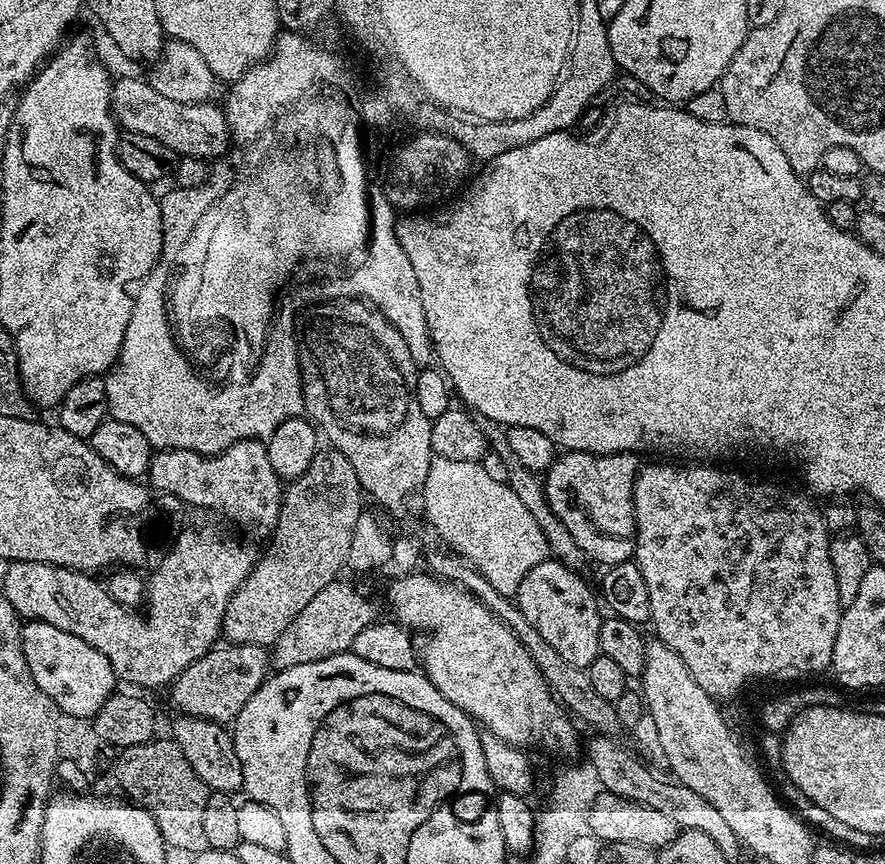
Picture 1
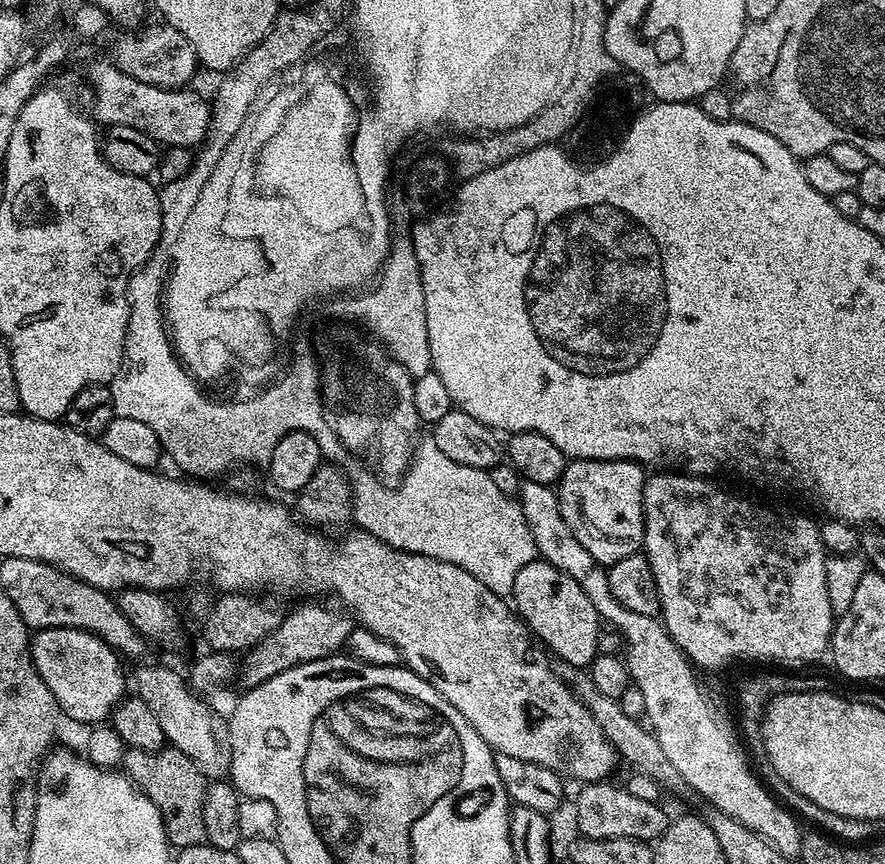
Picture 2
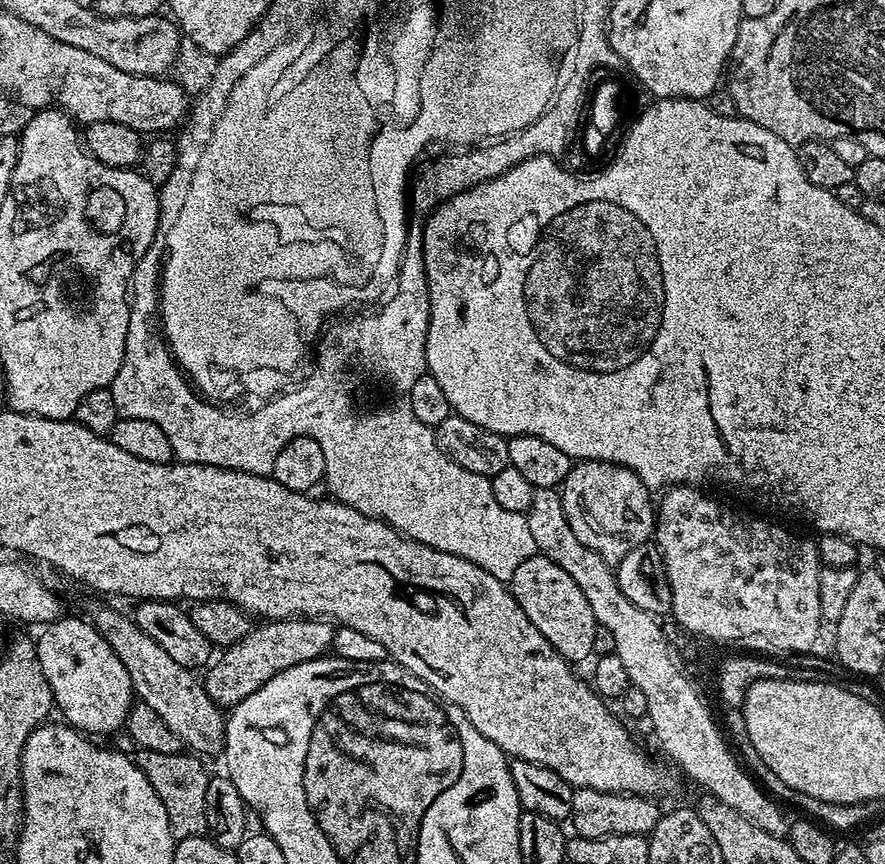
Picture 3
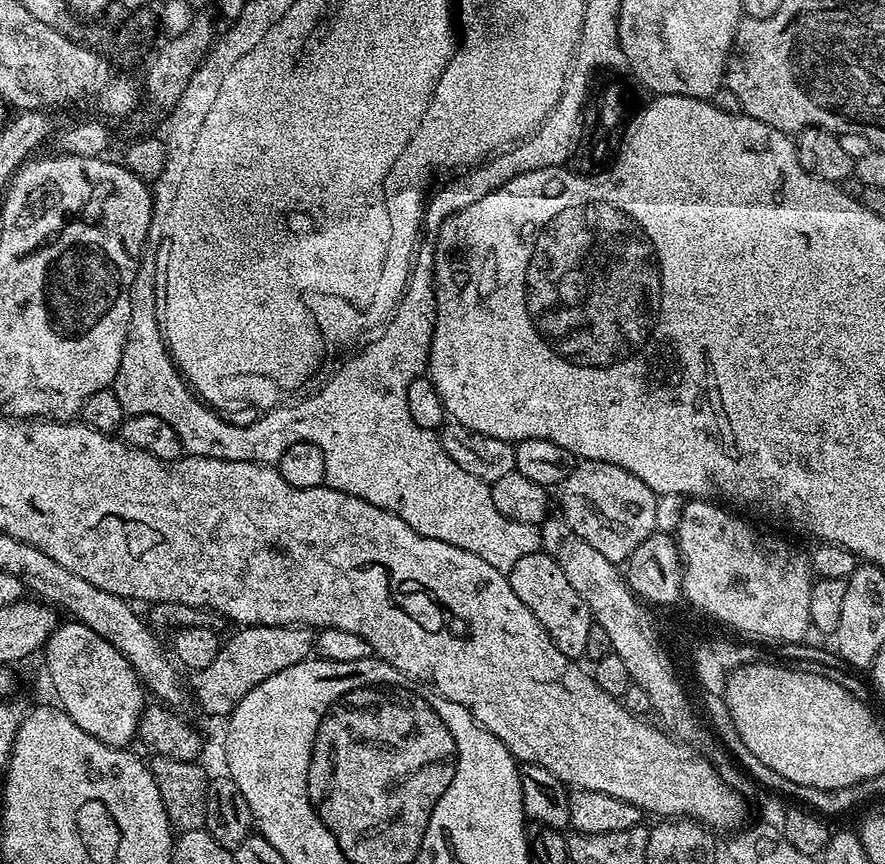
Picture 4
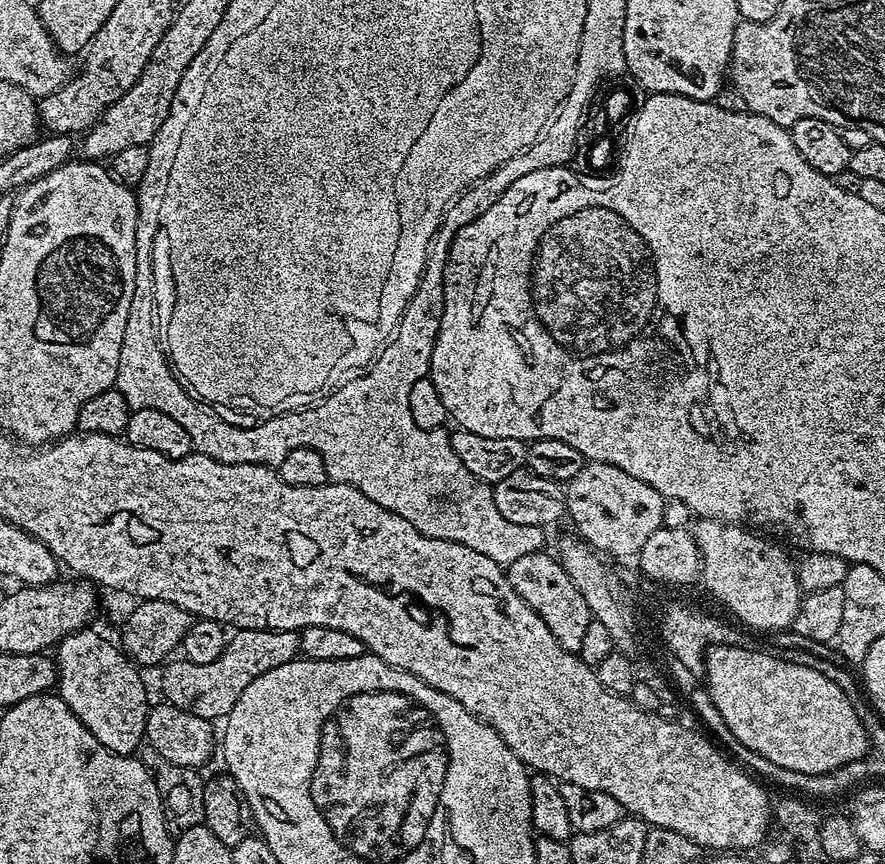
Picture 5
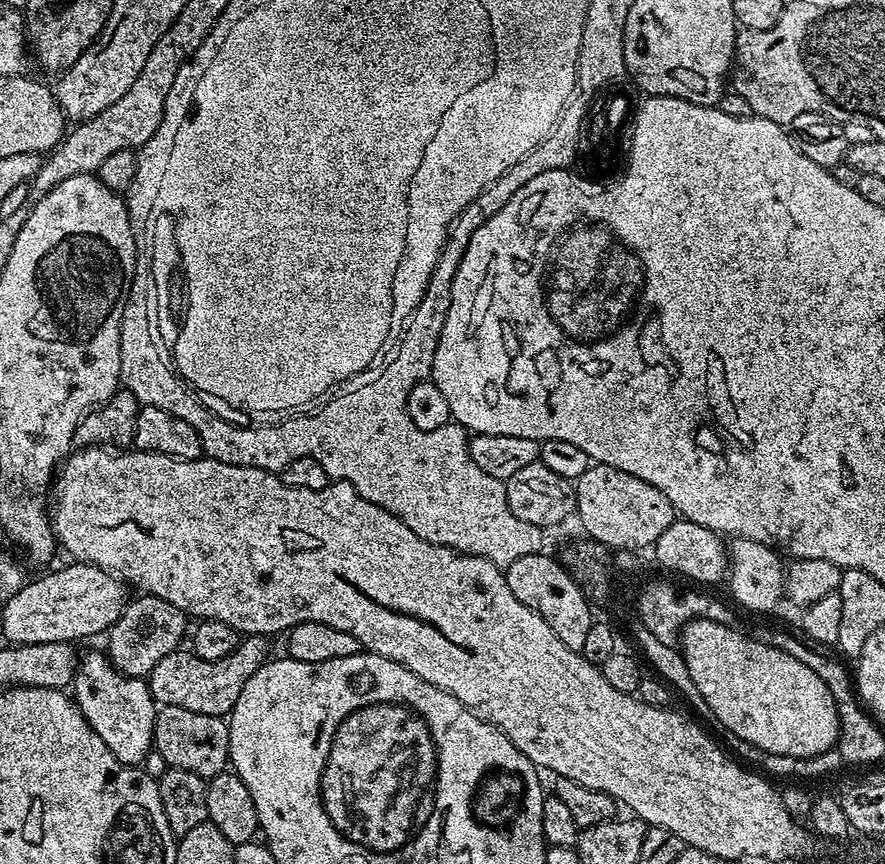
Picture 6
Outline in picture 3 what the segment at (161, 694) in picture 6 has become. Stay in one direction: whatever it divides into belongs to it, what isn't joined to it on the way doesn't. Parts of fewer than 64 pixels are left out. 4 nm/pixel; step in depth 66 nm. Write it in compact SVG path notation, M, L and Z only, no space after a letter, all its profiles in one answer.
M269 620L261 625L261 628L259 625L250 629L246 638L223 649L207 669L208 677L203 677L205 690L221 709L235 708L238 702L254 694L254 690L266 686L266 682L274 678L274 674L290 670L290 666L302 666L302 662L319 660L332 647L334 628L327 620Z

